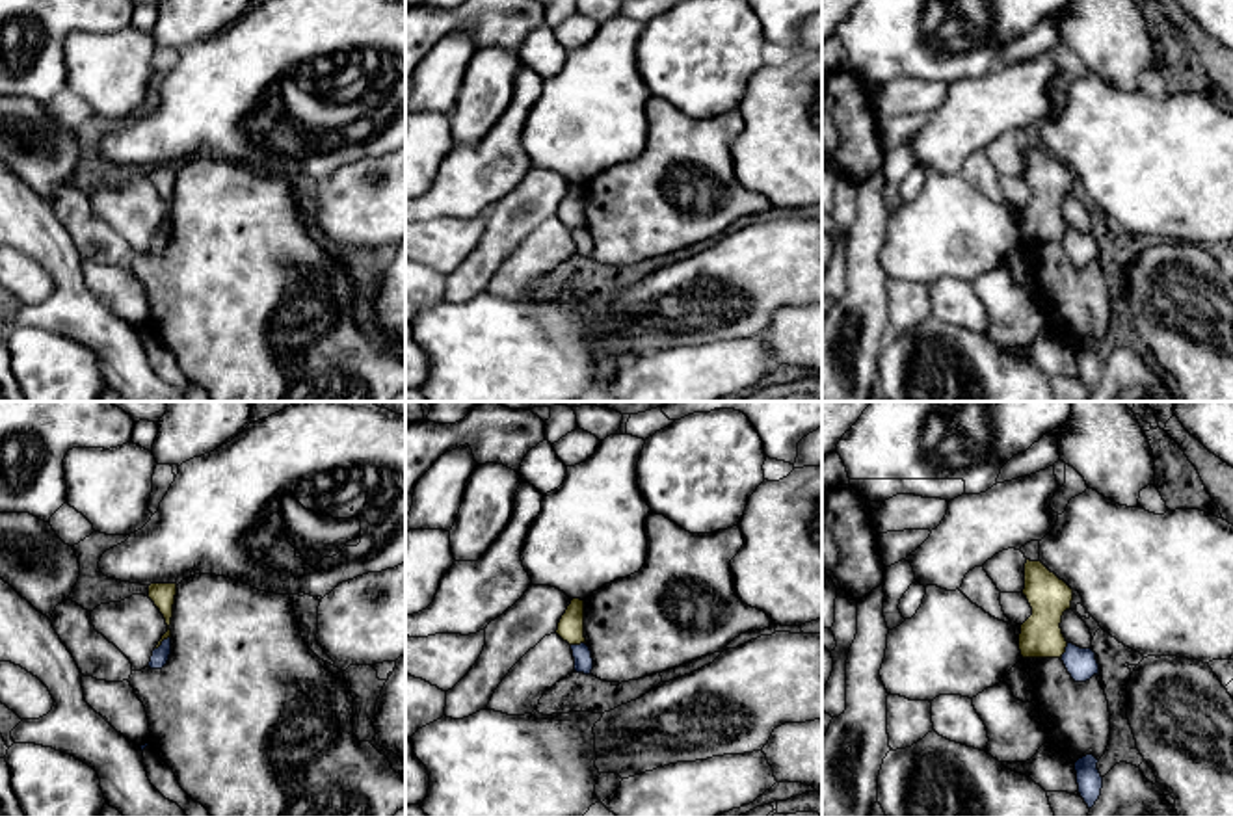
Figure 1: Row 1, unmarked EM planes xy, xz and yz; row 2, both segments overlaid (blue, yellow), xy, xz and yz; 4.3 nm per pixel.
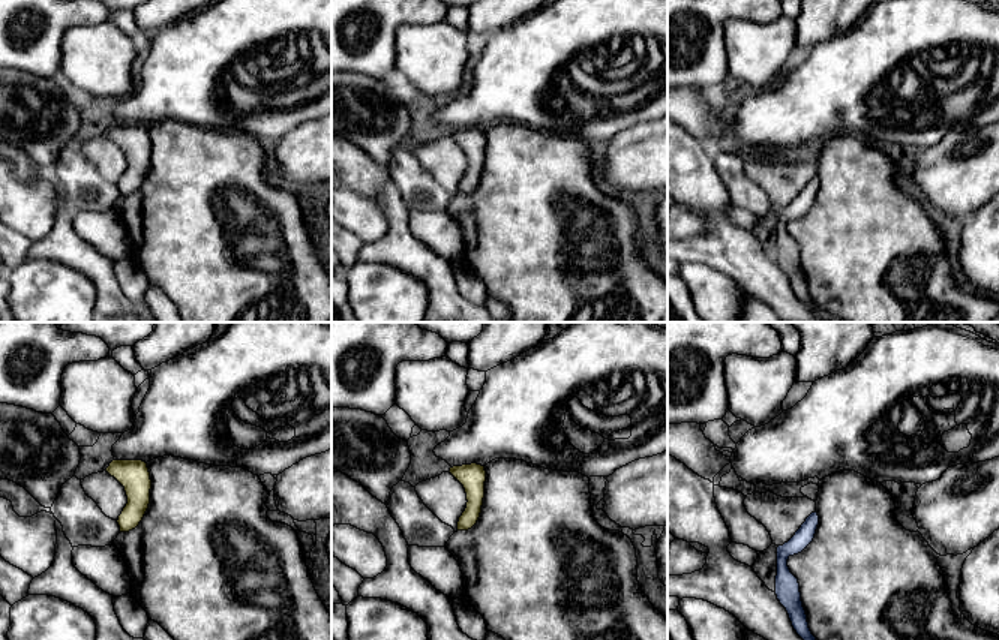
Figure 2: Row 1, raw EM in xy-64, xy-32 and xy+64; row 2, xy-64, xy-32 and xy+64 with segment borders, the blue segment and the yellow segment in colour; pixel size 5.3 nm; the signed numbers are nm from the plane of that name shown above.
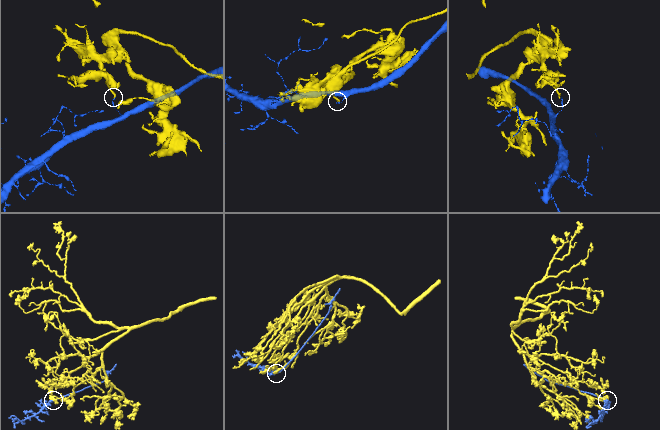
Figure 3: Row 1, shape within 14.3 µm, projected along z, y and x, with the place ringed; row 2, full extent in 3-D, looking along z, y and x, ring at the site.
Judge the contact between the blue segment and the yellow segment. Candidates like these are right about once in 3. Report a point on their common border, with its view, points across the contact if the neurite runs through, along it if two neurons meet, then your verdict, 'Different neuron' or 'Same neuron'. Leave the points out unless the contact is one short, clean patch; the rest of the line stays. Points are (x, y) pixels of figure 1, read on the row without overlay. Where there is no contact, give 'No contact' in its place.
Touches blue at xy (162, 225). Boundary: xy (170, 220), (155, 233). Different neuron

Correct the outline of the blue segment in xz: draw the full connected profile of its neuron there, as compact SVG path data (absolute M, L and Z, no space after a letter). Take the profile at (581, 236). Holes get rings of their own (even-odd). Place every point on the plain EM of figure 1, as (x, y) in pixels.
M586 227L571 229L573 242L575 242L575 255L590 258L593 253L591 234Z

